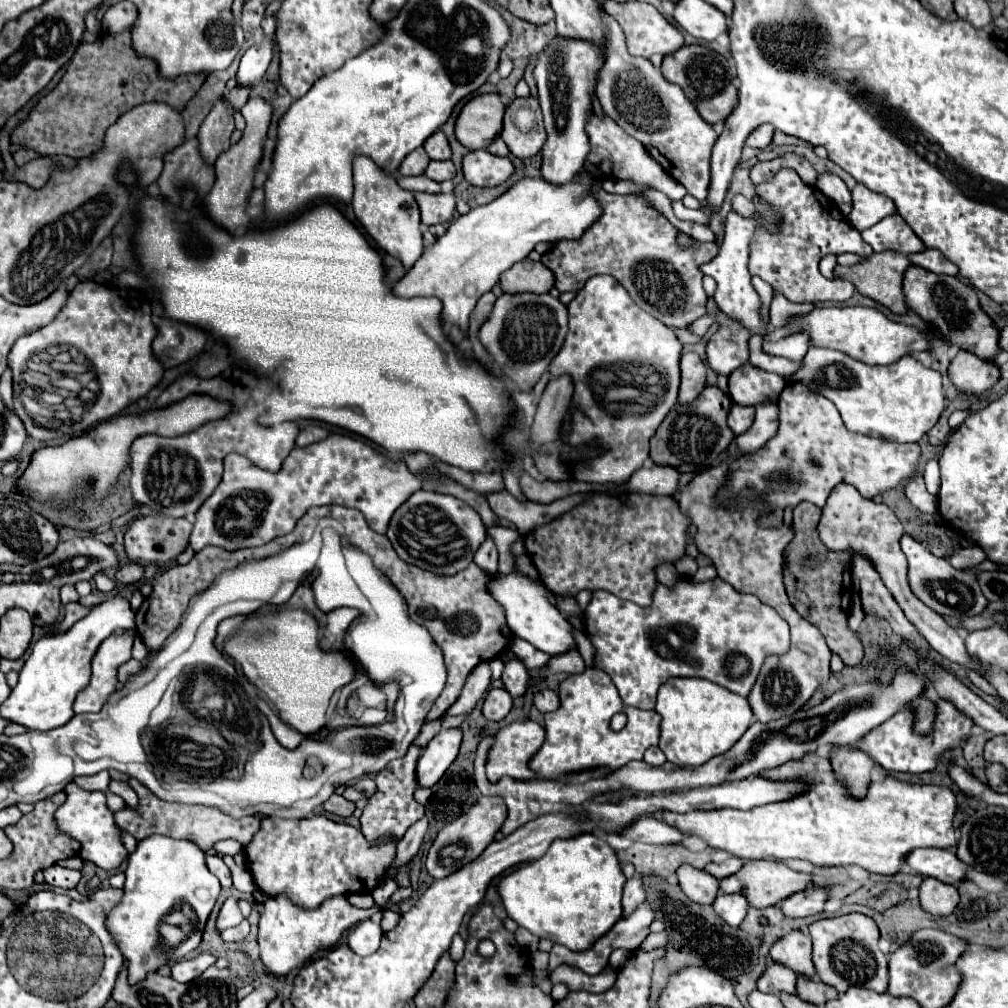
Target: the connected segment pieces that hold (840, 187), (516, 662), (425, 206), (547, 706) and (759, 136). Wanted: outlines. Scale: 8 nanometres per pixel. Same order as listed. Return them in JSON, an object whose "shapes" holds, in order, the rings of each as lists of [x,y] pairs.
{"shapes":[[[[832,173],[820,175],[818,181],[816,181],[816,187],[818,187],[826,197],[830,197],[836,205],[840,205],[840,203],[852,203],[850,191],[848,191],[848,187],[844,185],[844,181],[842,181],[838,175],[832,175]]],[[[510,659],[504,663],[504,673],[502,673],[504,687],[510,691],[510,695],[518,697],[524,695],[526,685],[528,685],[528,671],[520,659]]],[[[416,193],[416,203],[420,207],[422,223],[424,225],[436,225],[436,223],[448,223],[452,221],[456,201],[452,193]]],[[[542,689],[534,695],[534,705],[542,711],[542,713],[548,713],[548,711],[556,711],[558,705],[560,705],[560,697],[556,691],[552,689]]],[[[764,123],[750,133],[750,137],[746,139],[746,145],[756,147],[756,149],[766,149],[772,143],[772,137],[774,137],[774,127]]]]}

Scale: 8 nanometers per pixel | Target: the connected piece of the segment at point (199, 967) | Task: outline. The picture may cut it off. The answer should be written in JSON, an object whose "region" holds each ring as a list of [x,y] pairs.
{"region":[[[200,953],[194,959],[178,961],[172,965],[172,979],[176,979],[178,983],[188,983],[188,981],[196,979],[198,975],[202,975],[214,961],[216,961],[216,957],[210,953]]]}

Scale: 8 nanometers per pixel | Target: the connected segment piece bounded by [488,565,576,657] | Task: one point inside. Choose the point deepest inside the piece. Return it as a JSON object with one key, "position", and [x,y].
{"position":[530,616]}

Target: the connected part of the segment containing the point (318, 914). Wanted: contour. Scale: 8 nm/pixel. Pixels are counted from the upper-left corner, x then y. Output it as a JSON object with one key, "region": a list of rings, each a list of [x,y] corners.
{"region":[[[284,895],[270,897],[264,903],[264,911],[260,915],[260,927],[258,927],[260,959],[270,973],[284,977],[294,969],[302,969],[306,965],[306,961],[312,959],[316,953],[334,947],[346,931],[350,931],[352,927],[356,927],[358,923],[362,923],[376,911],[380,911],[378,905],[370,907],[370,909],[352,907],[344,895],[324,901],[314,911],[304,911],[304,909],[296,907]]]}

